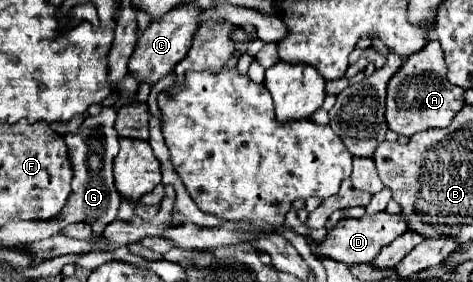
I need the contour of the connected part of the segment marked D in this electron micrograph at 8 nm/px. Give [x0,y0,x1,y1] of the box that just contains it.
[320,211,408,265]

